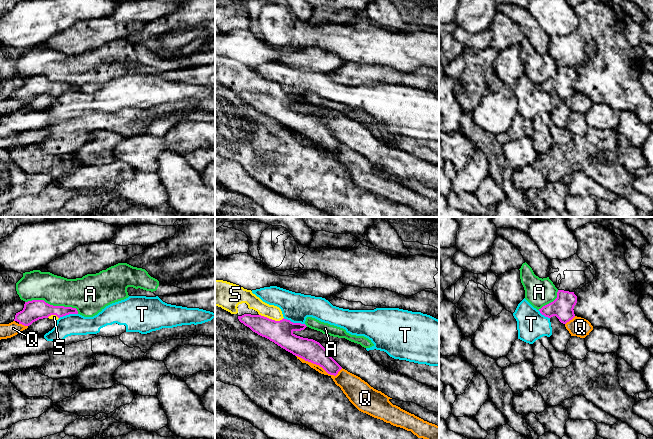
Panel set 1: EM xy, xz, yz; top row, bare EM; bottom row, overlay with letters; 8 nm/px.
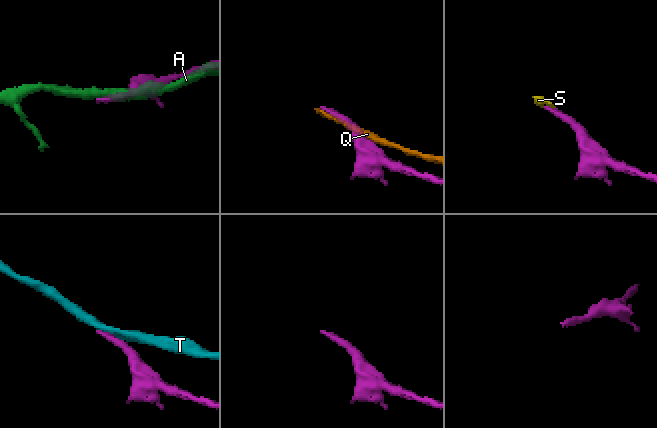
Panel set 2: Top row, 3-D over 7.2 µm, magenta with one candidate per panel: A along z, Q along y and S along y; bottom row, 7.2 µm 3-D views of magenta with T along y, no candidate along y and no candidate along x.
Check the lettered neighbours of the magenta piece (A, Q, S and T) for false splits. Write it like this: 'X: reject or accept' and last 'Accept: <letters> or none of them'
A: reject
Q: reject
S: accept
T: reject
Accept: S

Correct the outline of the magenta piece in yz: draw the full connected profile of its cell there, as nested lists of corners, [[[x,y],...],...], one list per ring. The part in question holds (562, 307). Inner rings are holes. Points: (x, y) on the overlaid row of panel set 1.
[[[558,290],[557,298],[539,309],[545,317],[551,318],[556,316],[559,321],[566,324],[575,317],[574,306],[577,303],[577,296],[574,292]]]

